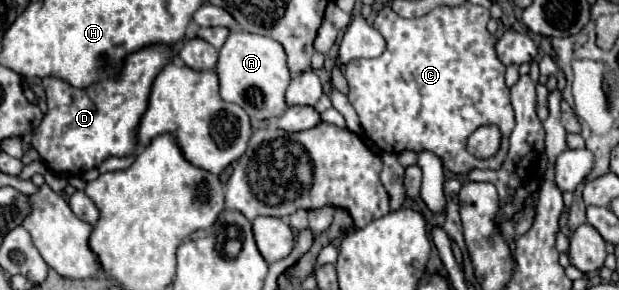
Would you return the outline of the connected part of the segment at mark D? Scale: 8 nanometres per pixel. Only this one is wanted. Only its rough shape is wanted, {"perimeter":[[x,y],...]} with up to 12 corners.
{"perimeter":[[172,52],[126,58],[84,90],[44,78],[32,148],[56,174],[132,154]]}

